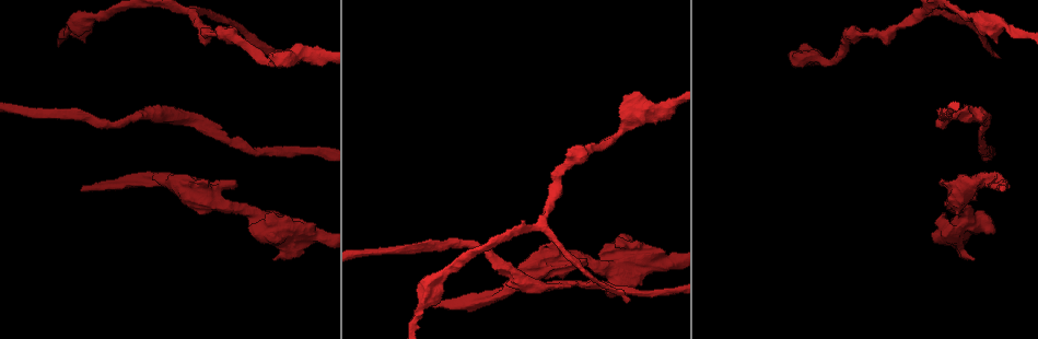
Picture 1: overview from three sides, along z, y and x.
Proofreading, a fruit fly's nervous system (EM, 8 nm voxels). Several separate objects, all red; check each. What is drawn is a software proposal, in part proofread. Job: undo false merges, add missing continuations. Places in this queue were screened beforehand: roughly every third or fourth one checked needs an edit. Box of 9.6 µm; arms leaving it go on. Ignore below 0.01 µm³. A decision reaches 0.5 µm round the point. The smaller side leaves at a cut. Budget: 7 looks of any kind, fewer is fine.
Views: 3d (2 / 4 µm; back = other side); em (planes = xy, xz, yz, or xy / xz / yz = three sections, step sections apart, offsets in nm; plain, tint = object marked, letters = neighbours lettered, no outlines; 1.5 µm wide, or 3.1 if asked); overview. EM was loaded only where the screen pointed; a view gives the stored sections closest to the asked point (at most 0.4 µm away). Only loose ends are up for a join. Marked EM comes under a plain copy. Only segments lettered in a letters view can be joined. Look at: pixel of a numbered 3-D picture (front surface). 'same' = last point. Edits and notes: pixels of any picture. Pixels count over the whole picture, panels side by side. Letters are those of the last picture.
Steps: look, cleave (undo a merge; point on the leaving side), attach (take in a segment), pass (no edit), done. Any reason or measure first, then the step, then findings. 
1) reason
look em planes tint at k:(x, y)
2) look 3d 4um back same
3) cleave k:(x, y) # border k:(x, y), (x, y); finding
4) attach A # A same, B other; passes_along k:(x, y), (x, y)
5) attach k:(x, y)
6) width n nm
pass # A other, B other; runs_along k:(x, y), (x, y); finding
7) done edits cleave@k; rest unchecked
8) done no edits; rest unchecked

branch stops here
look em yz step 4 letters at 1:(584, 259)

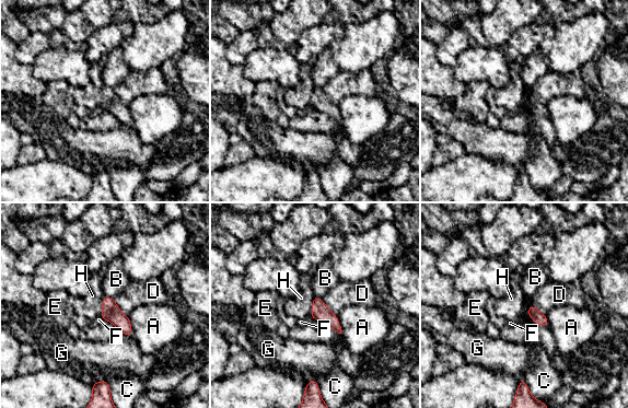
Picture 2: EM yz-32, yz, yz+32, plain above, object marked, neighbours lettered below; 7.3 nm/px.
look em planes letters same

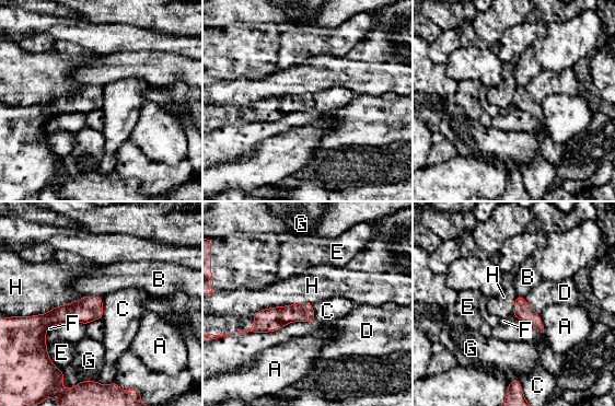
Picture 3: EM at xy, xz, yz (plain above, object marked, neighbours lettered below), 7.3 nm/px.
pass # A other, B other, C other, D other, E other, F other, G other, H other; none of them fits

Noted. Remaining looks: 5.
tapers out
look 3d 2um at 1:(628, 298)

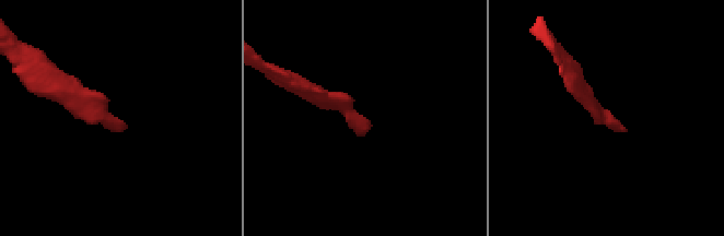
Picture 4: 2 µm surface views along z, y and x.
look em yz step 8 tint at 4:(614, 129)

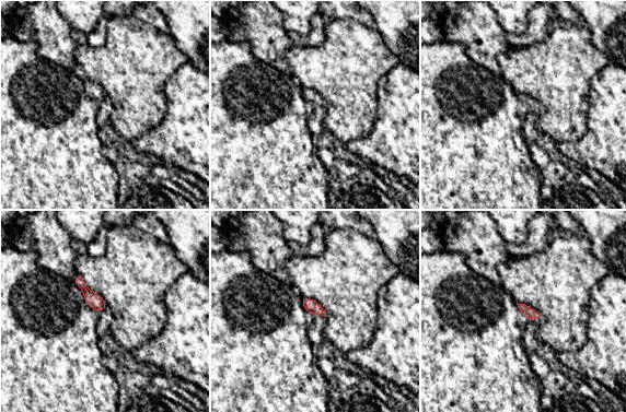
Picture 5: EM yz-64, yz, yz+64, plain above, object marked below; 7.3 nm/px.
another direction
look em planes letters same

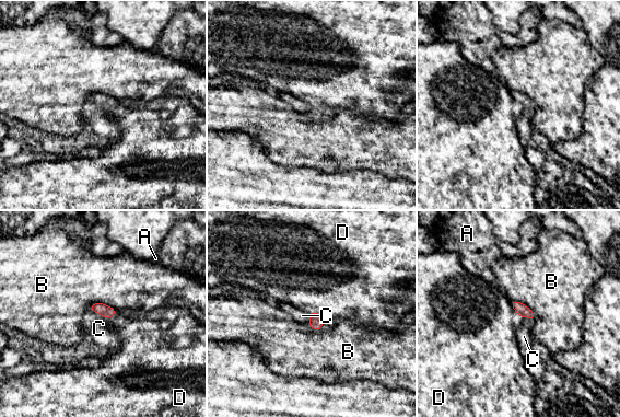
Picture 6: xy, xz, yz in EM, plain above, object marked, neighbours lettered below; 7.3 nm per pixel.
longest_contact B 240 nm
attach C # A other, B other, C same, D other; passes_along 6:(101, 309), (100, 314), (98, 328); it goes on there

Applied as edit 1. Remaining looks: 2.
done edits attach@6; rest unchecked

